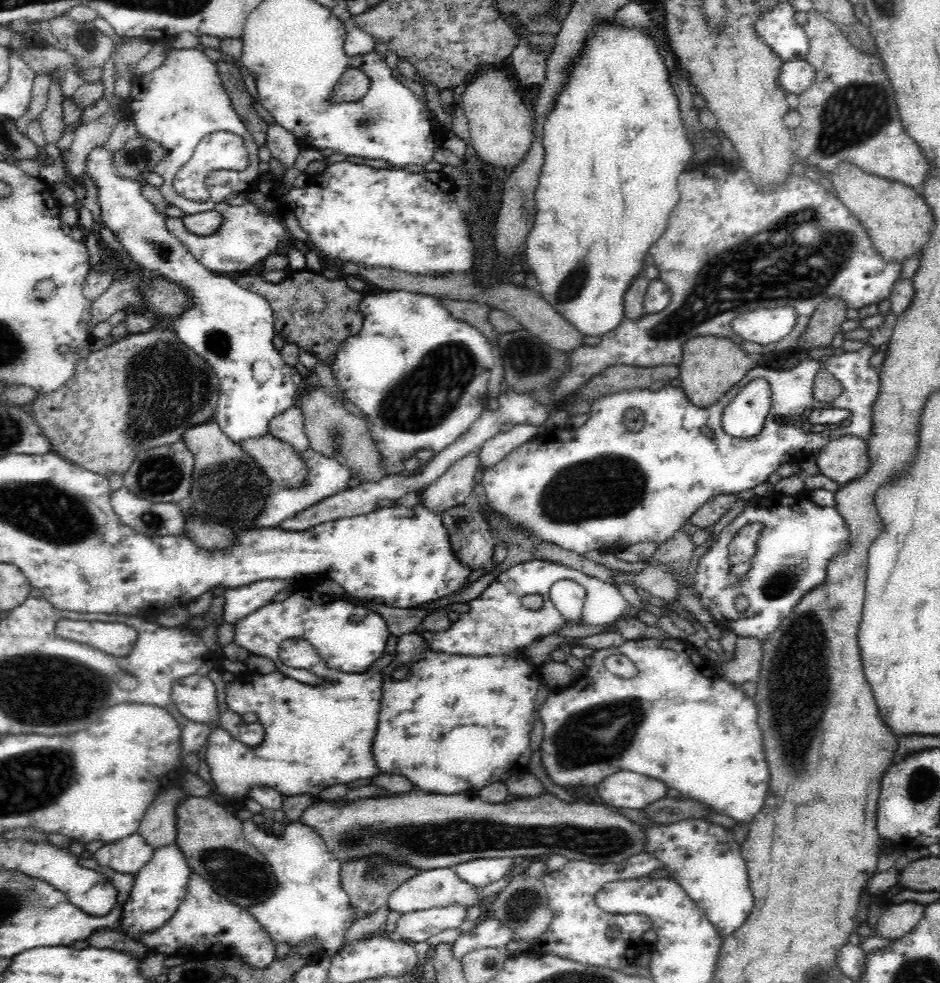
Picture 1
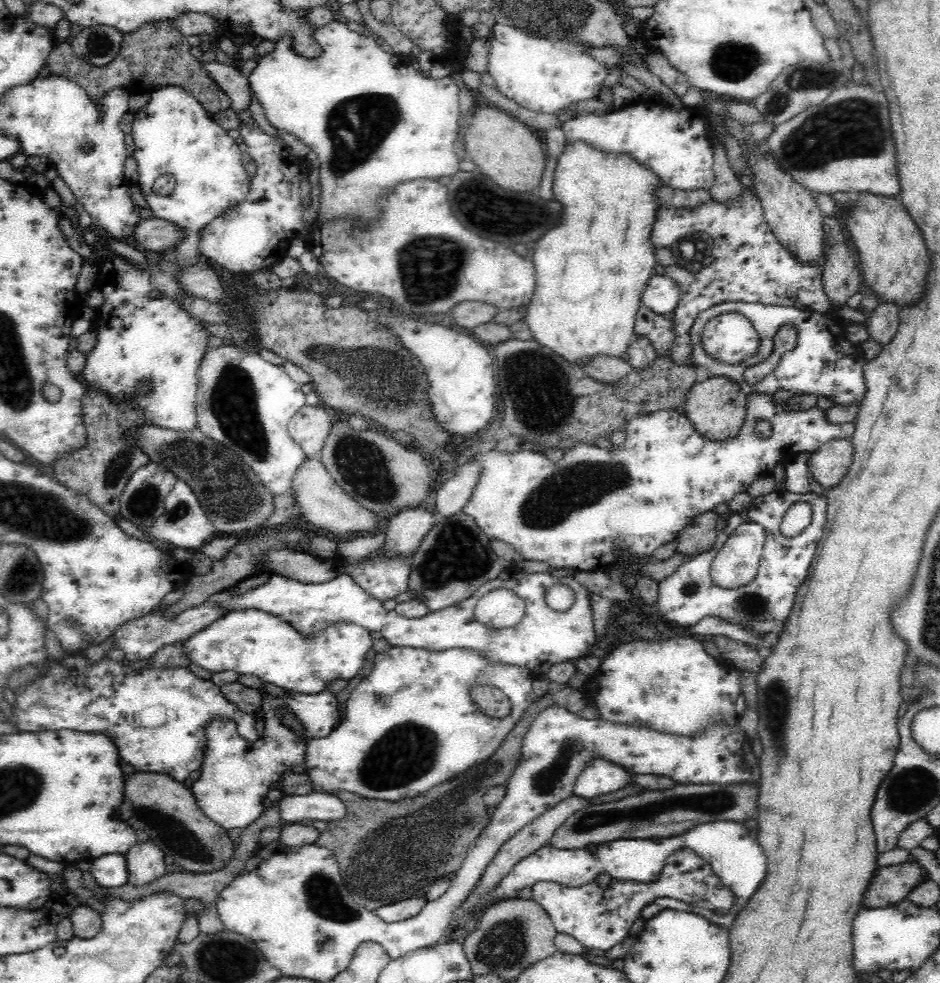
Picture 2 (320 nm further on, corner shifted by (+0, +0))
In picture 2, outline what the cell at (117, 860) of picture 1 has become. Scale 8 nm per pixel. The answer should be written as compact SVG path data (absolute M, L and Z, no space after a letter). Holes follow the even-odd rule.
M112 853L111 855L90 859L90 861L91 867L89 871L98 885L104 888L116 888L126 884L128 869L125 855Z

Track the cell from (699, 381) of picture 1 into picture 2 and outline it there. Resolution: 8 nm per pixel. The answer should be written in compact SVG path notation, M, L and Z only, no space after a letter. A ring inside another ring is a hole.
M709 377L703 382L697 382L689 389L685 397L686 416L688 421L695 426L695 430L711 441L725 441L737 436L746 422L747 396L740 391L740 385L728 377Z

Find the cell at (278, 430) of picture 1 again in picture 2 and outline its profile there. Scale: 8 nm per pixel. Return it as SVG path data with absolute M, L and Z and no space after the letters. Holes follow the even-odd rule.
M305 404L296 411L287 428L308 459L319 459L333 422L334 418L323 407Z

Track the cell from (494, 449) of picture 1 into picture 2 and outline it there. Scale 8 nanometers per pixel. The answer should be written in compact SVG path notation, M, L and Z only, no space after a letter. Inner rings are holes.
M469 462L462 466L455 466L453 469L455 475L442 484L434 498L434 510L443 517L461 513L480 476L478 463Z

